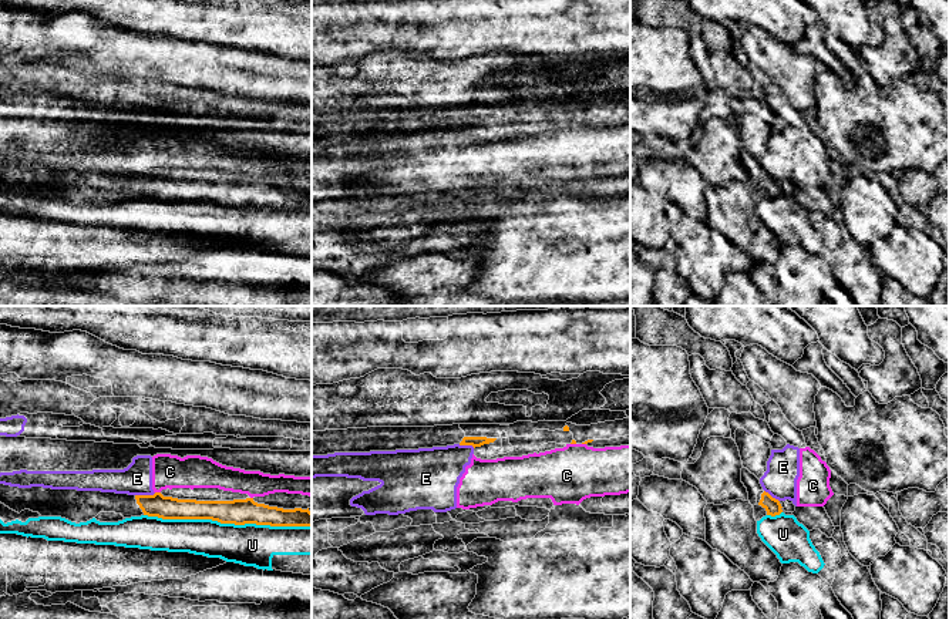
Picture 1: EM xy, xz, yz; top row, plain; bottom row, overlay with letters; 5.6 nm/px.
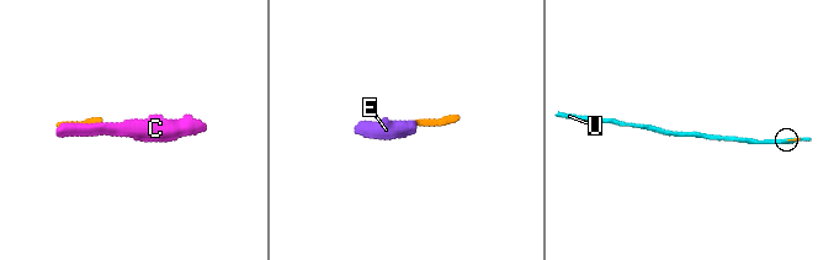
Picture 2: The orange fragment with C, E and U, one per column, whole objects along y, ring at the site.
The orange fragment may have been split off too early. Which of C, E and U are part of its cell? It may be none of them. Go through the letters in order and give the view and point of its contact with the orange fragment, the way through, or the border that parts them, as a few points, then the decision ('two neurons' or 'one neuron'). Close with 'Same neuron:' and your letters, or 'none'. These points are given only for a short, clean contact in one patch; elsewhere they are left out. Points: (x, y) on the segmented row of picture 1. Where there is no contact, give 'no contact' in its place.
C: contact xy (158, 493); two neurons
E: contact xy (145, 495); border xy (155, 493), (135, 495); two neurons
U: contact xy (228, 522); two neurons
Same neuron: none

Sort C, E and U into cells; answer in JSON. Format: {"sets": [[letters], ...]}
{"sets": [["C", "E"], ["U"]]}

